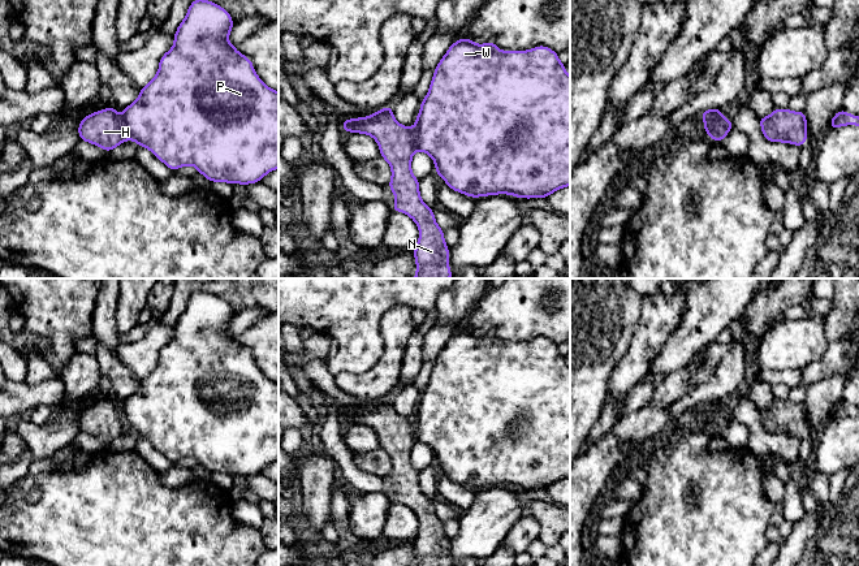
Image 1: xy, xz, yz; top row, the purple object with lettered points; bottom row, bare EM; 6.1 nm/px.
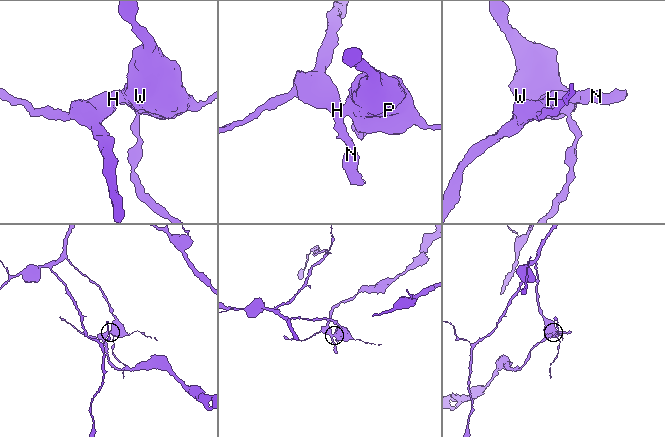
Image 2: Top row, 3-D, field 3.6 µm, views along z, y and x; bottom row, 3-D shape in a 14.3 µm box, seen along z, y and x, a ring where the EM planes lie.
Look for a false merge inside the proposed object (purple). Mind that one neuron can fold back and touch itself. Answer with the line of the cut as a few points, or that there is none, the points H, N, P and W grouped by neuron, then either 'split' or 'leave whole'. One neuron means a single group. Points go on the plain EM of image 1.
cut in xy along (120, 409), (129, 430); H N / P W; split

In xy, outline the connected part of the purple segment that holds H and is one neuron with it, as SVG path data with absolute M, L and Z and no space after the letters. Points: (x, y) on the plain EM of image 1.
M113 398L83 409L78 418L79 431L99 437L107 444L129 431L124 414Z

